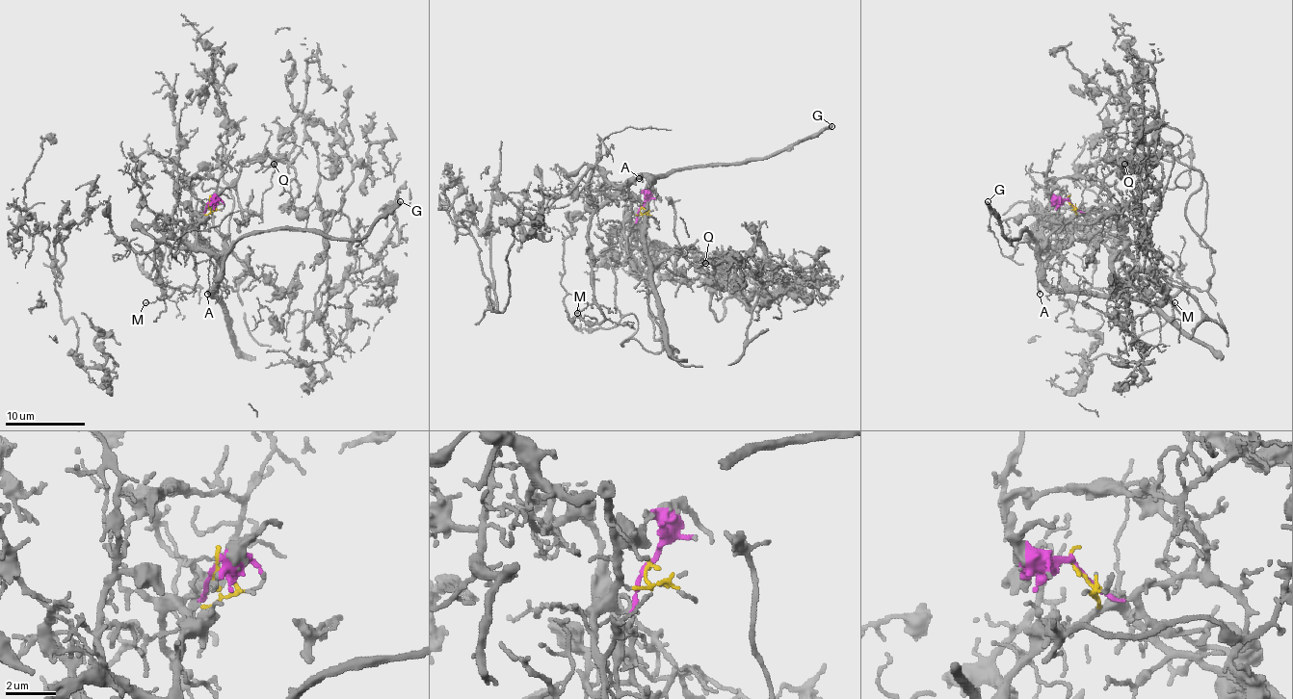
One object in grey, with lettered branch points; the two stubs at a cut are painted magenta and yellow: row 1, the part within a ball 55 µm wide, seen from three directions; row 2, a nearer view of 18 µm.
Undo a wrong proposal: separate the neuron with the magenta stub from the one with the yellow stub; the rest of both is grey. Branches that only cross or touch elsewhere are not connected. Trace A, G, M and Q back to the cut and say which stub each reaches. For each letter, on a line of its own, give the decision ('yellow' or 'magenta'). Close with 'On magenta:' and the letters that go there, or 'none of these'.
A: yellow
G: yellow
M: yellow
Q: magenta
On magenta: Q

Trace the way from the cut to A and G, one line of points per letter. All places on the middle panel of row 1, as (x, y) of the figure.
A: (641, 206), (643, 214), (632, 212), (628, 186), (641, 174), (639, 178)
G: (641, 206), (643, 214), (634, 214), (628, 186), (641, 176), (669, 176), (710, 162), (749, 162), (832, 126)

